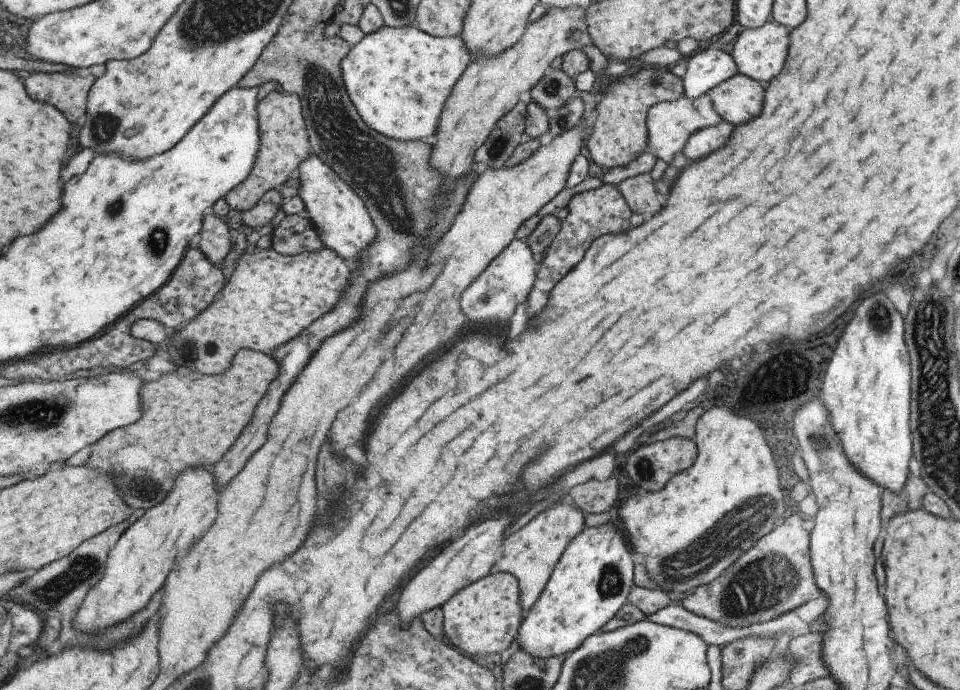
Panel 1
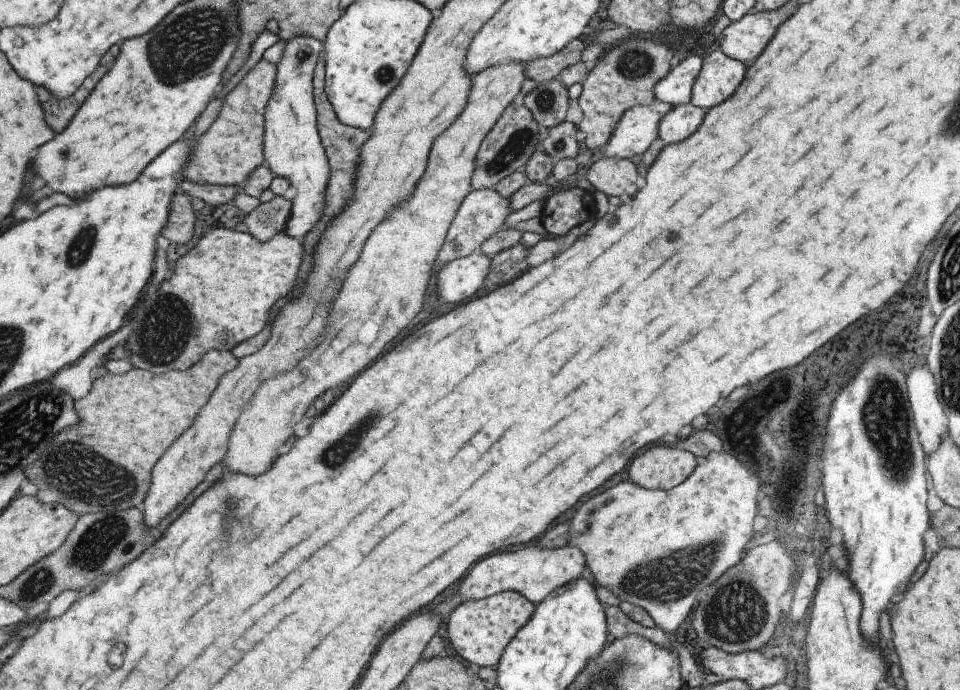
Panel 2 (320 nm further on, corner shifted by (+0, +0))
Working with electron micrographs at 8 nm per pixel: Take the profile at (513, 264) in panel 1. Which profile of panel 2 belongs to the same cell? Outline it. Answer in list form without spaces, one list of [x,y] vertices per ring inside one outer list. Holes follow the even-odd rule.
[[[473,252],[445,263],[434,274],[438,300],[459,304],[475,296],[486,279],[490,260],[479,252]]]

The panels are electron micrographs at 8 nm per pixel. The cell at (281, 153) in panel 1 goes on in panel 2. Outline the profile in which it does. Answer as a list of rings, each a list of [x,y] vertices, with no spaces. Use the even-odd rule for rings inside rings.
[[[262,57],[259,61],[251,68],[242,78],[239,80],[231,90],[227,92],[227,94],[222,98],[221,108],[217,114],[217,117],[213,120],[210,126],[205,130],[198,138],[194,140],[192,144],[192,153],[189,153],[188,161],[184,164],[182,168],[182,178],[187,180],[192,180],[196,183],[201,184],[210,184],[210,185],[241,185],[241,182],[245,180],[245,177],[256,167],[263,164],[262,158],[262,134],[263,134],[263,122],[264,117],[262,116],[262,112],[264,111],[264,106],[267,104],[268,96],[273,88],[274,76],[276,71],[276,66],[273,63],[269,63],[267,60],[264,60]]]

